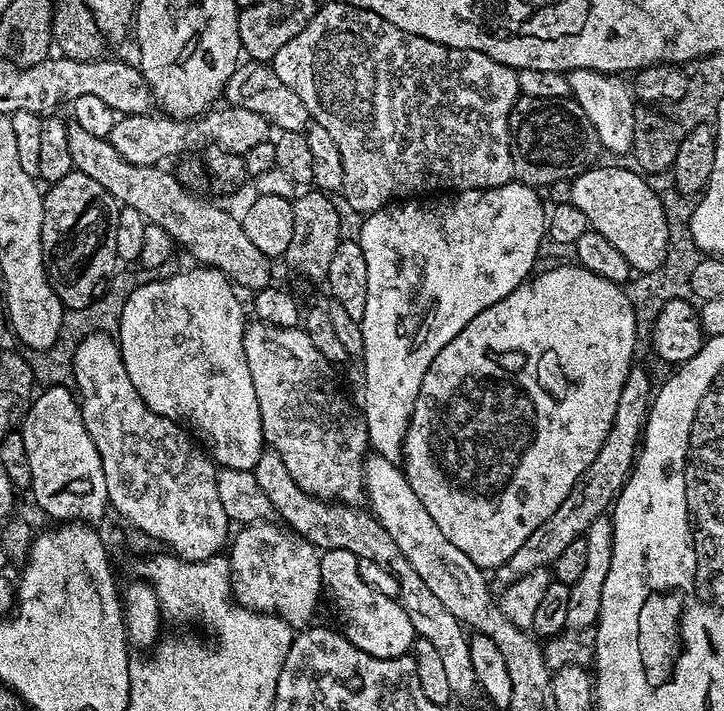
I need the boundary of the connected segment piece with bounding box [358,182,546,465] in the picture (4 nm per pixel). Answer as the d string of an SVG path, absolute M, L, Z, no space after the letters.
M513 182L511 184L503 184L497 188L475 188L474 190L466 190L465 192L456 192L449 200L436 200L440 198L405 198L399 202L393 202L387 204L384 208L379 208L376 212L369 212L363 217L364 225L360 228L358 233L358 239L362 246L362 254L366 254L366 314L360 321L360 329L362 330L362 346L364 347L364 354L362 357L362 363L364 363L364 408L362 404L362 415L365 424L368 425L368 443L371 451L375 455L381 456L389 460L391 464L399 465L404 458L404 439L408 433L408 423L412 417L412 411L416 405L416 399L420 393L420 387L422 386L422 378L426 378L426 370L430 370L430 362L434 362L434 358L438 358L438 350L442 350L442 346L446 346L450 343L467 326L472 319L475 318L482 310L486 310L486 306L494 306L494 302L498 302L502 298L506 298L506 294L510 294L520 284L524 283L525 280L529 279L533 275L534 269L537 267L536 255L540 252L540 243L546 240L546 207L540 201L541 193L537 189L533 188L530 184L521 184L519 182Z

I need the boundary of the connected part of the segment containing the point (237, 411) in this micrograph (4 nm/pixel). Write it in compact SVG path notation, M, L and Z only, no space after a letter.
M209 266L192 267L196 268L190 269L189 272L176 272L173 276L166 277L165 280L152 280L149 284L134 289L129 294L128 301L122 306L119 305L118 343L122 354L122 362L126 362L126 374L130 374L130 382L134 382L134 390L138 390L142 402L146 402L146 406L150 406L150 410L187 426L193 433L201 432L205 440L203 440L203 443L210 449L213 461L220 468L251 472L255 469L260 455L266 450L266 441L262 428L262 418L258 410L258 394L254 392L254 378L250 378L250 366L246 360L246 350L244 349L244 329L246 327L244 308L240 305L239 298L236 297L237 289L232 281L219 269Z

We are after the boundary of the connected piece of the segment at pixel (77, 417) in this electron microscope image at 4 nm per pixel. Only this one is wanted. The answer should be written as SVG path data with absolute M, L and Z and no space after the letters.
M48 386L44 392L32 401L32 409L24 416L24 423L19 429L22 442L26 442L26 456L30 458L30 474L32 486L30 495L36 504L56 522L83 522L95 525L95 520L109 511L108 491L106 490L106 474L102 470L102 462L90 434L86 430L86 422L80 413L80 406L73 389L68 386Z

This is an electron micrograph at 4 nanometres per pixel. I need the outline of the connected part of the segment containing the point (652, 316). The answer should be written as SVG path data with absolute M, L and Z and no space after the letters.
M668 186L663 189L664 213L668 218L668 253L664 264L656 272L646 272L637 275L630 284L632 305L636 311L636 323L641 329L651 329L658 318L662 306L671 300L683 300L689 295L690 274L694 266L702 259L701 253L694 247L689 234L688 223L692 220L693 201L687 195L678 193L676 188Z

